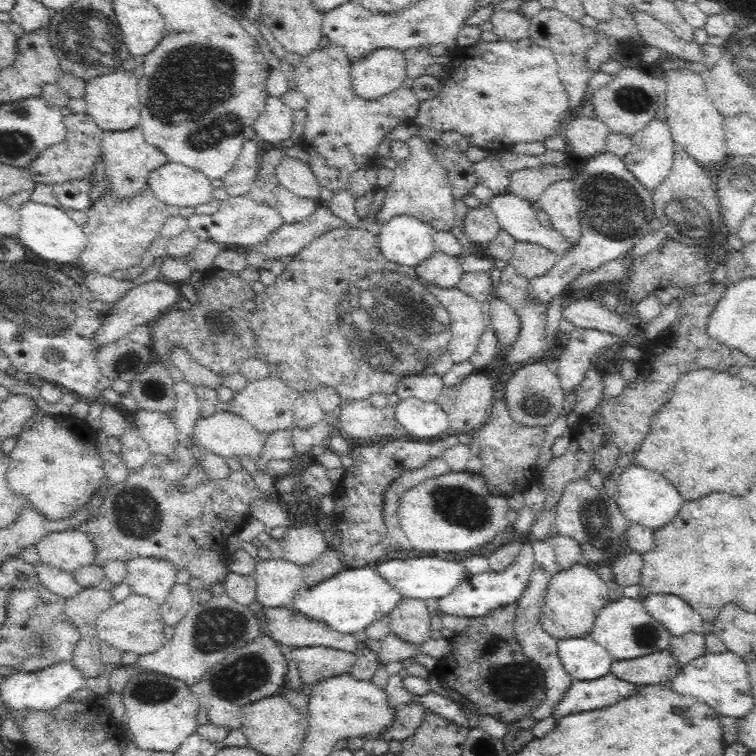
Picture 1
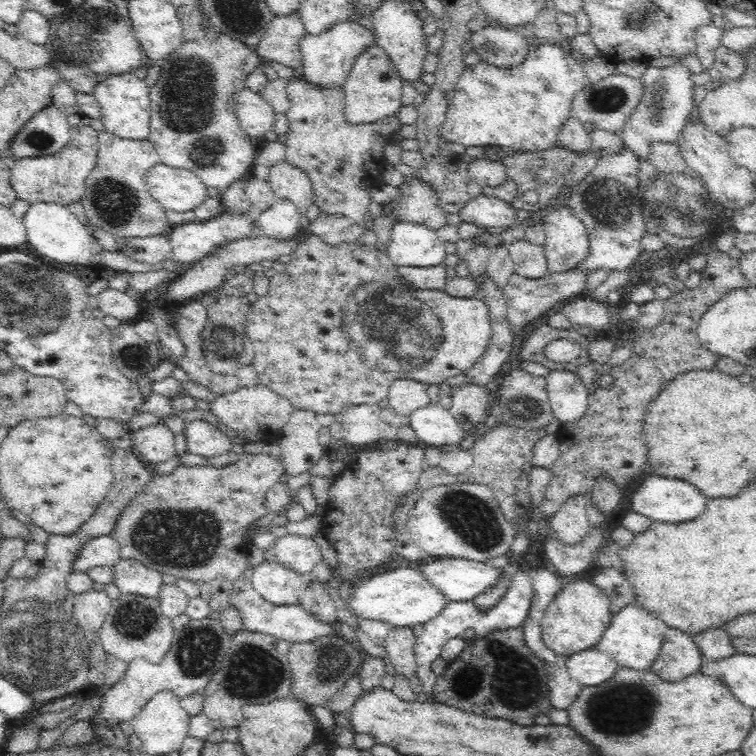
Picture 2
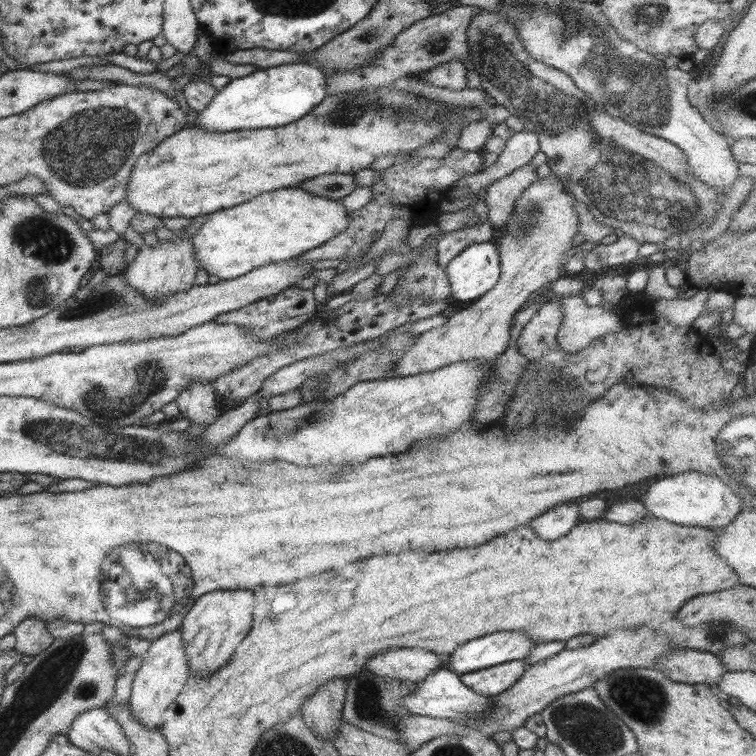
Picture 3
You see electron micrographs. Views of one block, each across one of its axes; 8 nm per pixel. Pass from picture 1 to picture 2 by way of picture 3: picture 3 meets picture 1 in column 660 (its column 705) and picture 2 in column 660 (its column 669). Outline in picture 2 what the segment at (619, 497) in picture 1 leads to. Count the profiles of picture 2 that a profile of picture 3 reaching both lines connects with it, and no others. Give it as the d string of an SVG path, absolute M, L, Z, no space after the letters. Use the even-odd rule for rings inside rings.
M647 473L641 478L641 481L634 486L630 498L630 507L632 512L641 516L646 516L651 521L660 521L663 523L682 523L688 520L694 520L705 512L706 496L700 493L700 490L694 488L692 484L684 482L677 478L668 478Z

